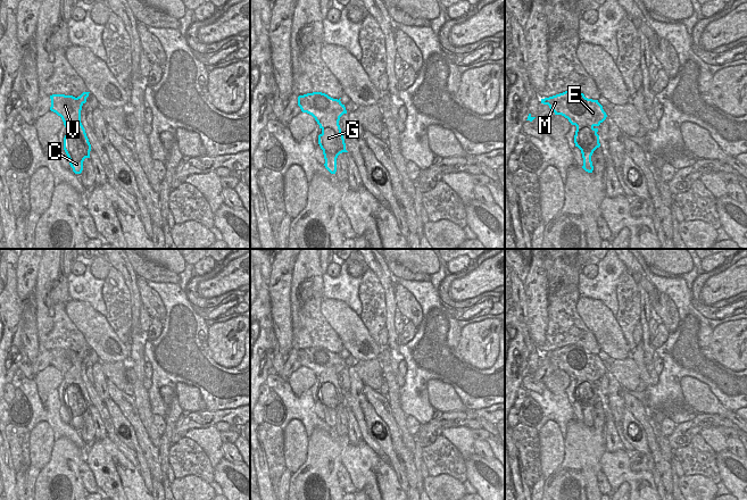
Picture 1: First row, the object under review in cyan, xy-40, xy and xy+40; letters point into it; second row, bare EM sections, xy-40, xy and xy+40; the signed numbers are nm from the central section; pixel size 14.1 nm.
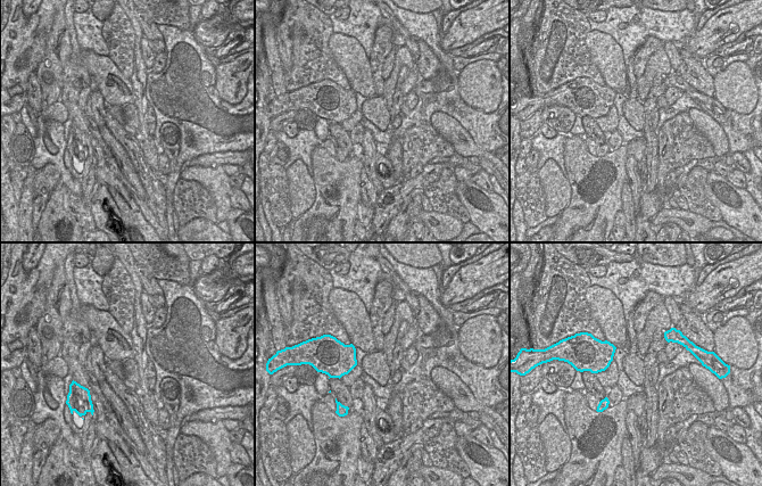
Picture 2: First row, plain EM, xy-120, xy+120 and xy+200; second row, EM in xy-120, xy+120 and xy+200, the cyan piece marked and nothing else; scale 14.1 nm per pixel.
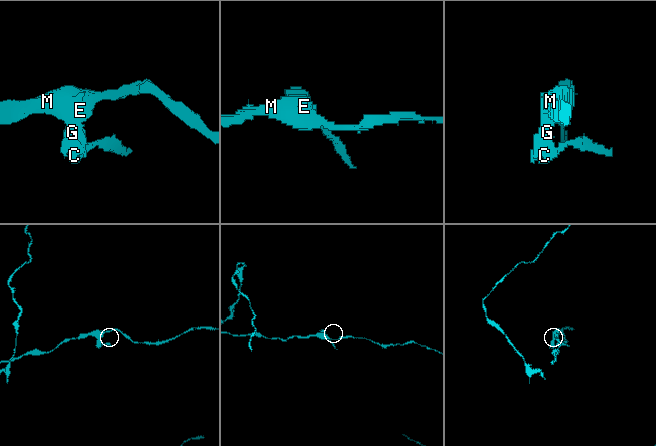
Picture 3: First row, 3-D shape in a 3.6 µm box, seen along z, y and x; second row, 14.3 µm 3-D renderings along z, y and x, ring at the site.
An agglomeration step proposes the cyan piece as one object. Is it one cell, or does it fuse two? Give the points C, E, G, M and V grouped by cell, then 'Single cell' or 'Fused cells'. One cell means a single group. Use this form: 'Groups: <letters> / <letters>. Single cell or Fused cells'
Groups: C G / E M V. Fused cells

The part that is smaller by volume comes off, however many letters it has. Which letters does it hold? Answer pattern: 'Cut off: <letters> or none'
Cut off: C, G

